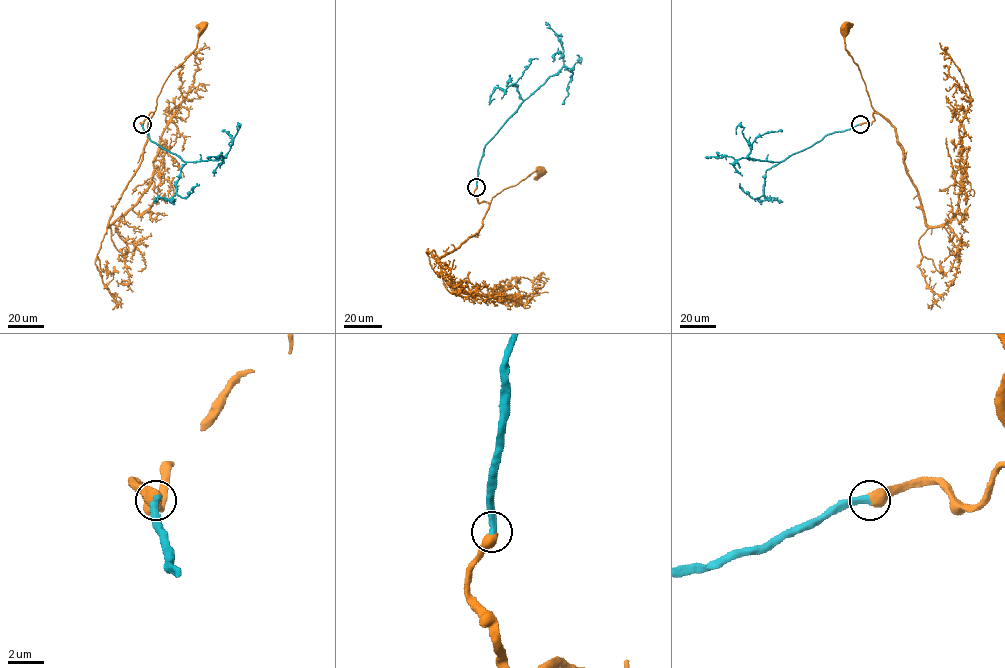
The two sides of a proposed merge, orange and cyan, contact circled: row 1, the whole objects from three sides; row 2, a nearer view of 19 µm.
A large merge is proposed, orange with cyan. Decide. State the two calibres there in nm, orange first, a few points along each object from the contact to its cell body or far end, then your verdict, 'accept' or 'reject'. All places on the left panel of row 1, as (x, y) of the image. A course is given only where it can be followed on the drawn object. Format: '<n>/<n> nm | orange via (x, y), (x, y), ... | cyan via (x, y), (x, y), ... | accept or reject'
650/400 nm | orange via (142, 124), (140, 123), (142, 125), (153, 112), (166, 79), (196, 47), (203, 26) | cyan via (142, 124), (152, 141), (187, 162), (223, 158), (232, 138), (228, 131), (221, 131) | accept

